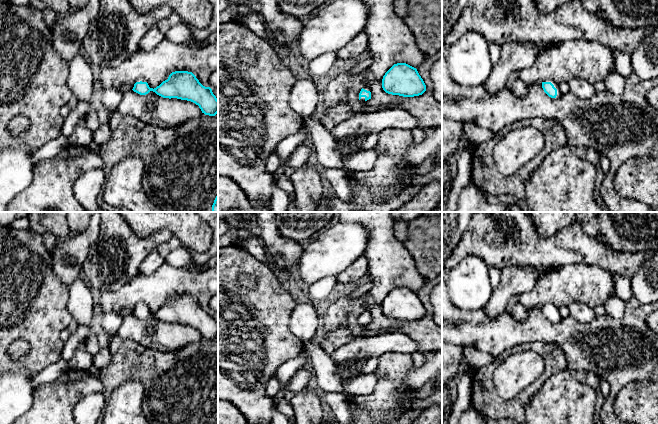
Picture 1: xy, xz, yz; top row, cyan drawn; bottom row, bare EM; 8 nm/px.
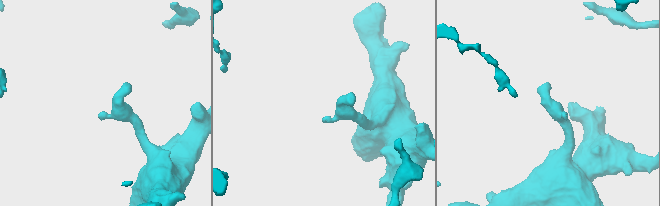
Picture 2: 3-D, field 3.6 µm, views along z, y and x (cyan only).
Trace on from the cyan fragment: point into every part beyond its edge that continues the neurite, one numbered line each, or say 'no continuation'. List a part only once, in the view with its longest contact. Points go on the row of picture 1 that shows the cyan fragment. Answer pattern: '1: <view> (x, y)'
1: yz (556, 85)

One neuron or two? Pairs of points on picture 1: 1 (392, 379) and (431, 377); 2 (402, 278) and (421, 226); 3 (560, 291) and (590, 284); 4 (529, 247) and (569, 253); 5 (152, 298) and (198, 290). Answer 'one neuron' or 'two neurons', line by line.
1: two neurons
2: two neurons
3: one neuron
4: one neuron
5: one neuron

